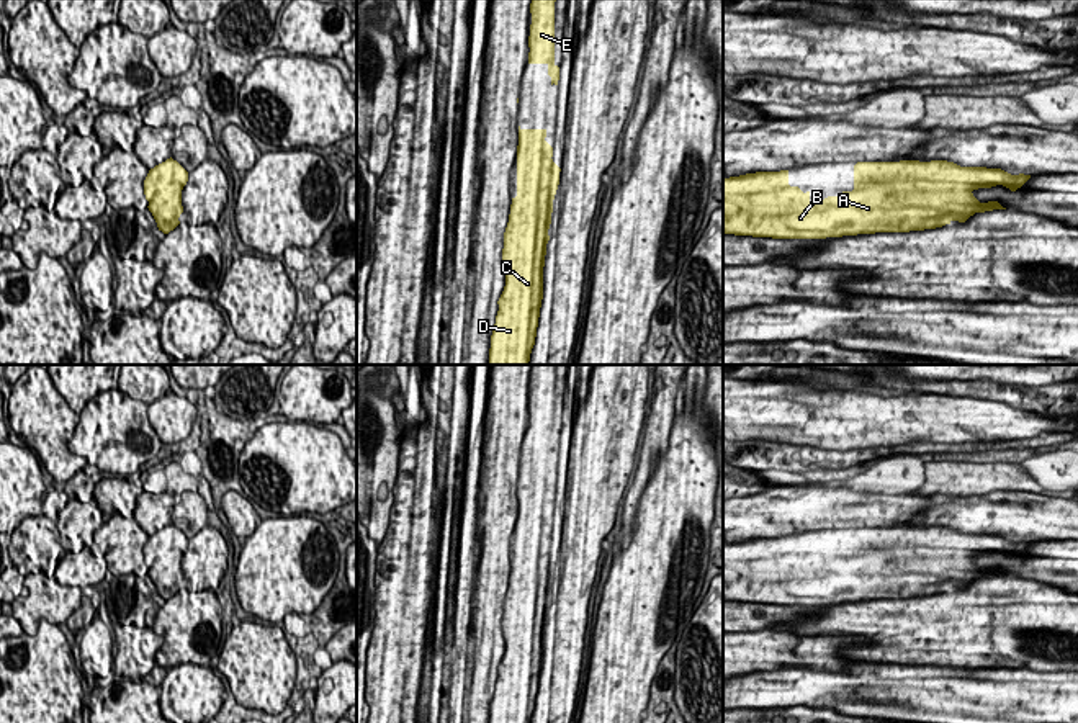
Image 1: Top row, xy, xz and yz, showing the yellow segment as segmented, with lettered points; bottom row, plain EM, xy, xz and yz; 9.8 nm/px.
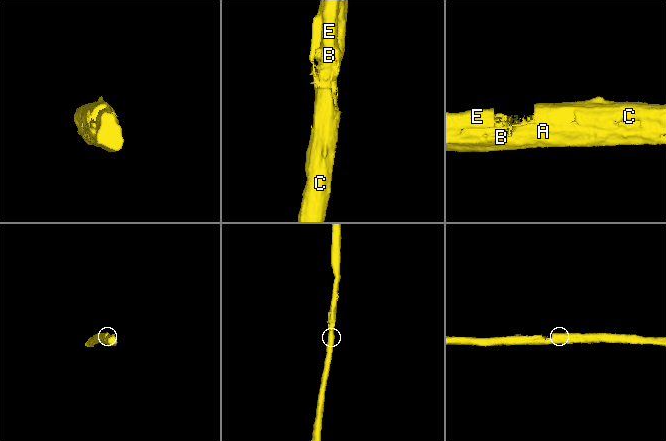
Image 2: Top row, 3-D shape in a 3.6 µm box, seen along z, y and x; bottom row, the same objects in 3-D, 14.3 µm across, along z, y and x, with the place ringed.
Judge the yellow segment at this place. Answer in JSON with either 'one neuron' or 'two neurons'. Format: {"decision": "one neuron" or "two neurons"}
{"decision": "one neuron"}

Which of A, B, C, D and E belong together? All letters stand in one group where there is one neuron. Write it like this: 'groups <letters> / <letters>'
groups A B C D E

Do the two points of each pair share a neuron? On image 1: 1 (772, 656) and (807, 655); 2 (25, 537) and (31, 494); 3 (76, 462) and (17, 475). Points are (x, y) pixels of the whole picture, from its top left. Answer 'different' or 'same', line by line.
1: same
2: different
3: different

